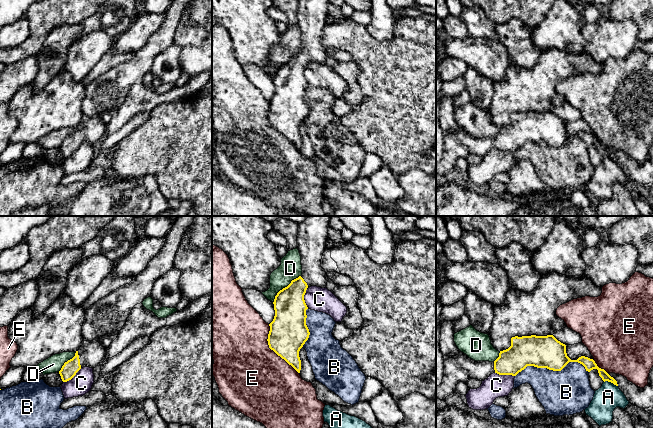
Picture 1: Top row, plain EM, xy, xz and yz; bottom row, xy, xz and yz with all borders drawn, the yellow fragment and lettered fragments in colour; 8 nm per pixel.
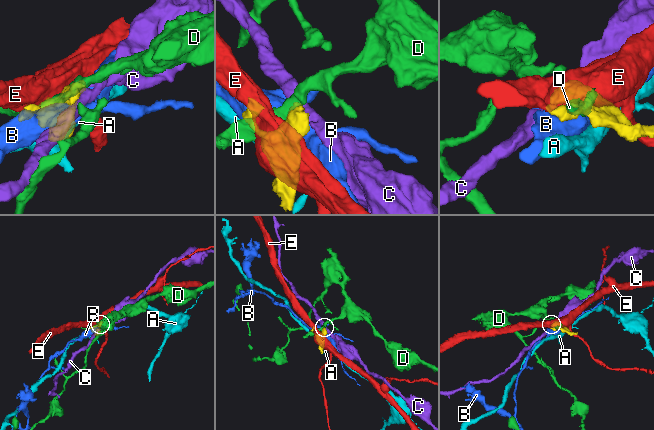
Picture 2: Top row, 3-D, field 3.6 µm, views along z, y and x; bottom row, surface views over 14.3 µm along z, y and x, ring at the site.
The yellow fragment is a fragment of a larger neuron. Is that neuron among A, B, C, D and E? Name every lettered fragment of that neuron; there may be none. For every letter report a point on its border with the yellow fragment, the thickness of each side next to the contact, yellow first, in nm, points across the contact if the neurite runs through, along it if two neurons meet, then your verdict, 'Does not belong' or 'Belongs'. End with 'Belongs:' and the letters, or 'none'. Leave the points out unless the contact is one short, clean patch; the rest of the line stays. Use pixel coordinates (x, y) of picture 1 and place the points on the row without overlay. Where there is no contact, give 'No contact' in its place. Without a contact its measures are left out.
A: Touches yellow at yz (611, 158). Thickness 90 nm (yellow) against 200 nm. Does not belong
B: Touches yellow at yz (551, 145). Thickness 260 nm (yellow) against 360 nm. Does not belong
C: Touches yellow at yz (505, 150). Thickness 240 nm (yellow) against 180 nm. Boundary: yz (495, 148), (514, 152). Does not belong
D: Touches yellow at xz (289, 60). Thickness 260 nm (yellow) against 170 nm. Does not belong
E: Touches yellow at xz (272, 125). Thickness 300 nm (yellow) against 480 nm. Does not belong
Belongs: none

